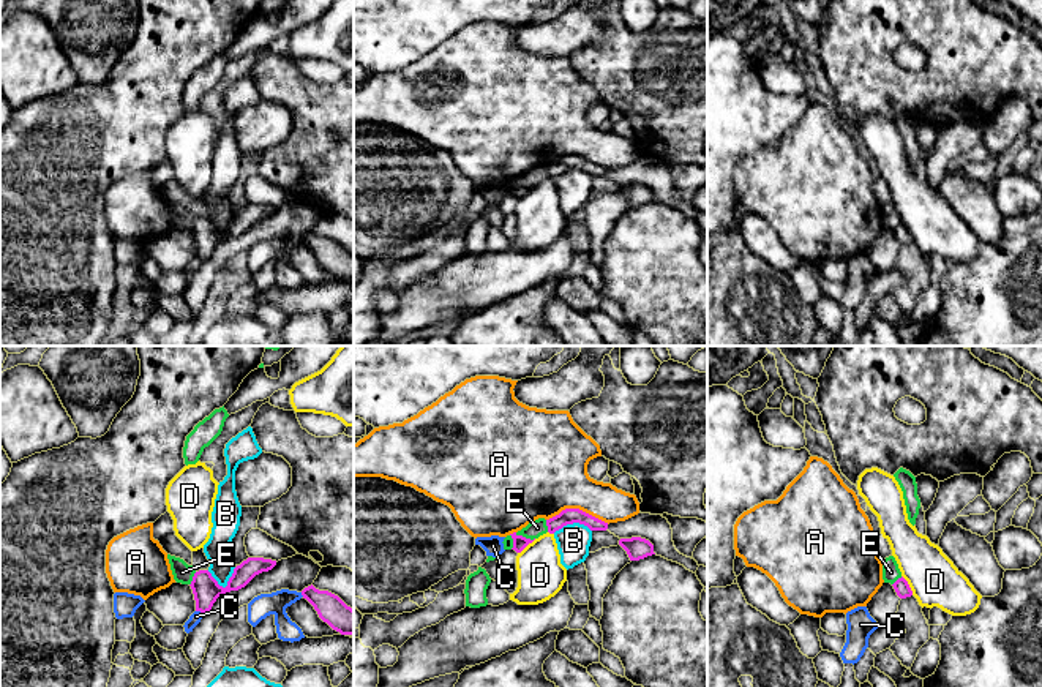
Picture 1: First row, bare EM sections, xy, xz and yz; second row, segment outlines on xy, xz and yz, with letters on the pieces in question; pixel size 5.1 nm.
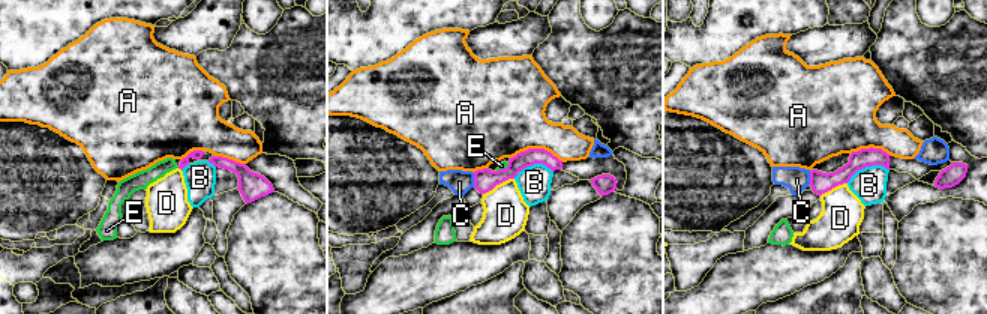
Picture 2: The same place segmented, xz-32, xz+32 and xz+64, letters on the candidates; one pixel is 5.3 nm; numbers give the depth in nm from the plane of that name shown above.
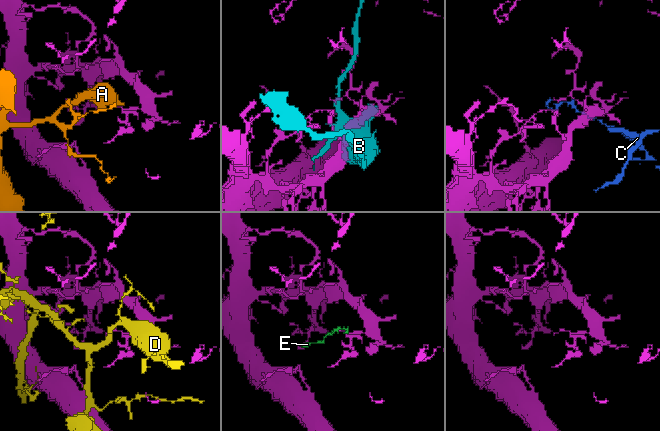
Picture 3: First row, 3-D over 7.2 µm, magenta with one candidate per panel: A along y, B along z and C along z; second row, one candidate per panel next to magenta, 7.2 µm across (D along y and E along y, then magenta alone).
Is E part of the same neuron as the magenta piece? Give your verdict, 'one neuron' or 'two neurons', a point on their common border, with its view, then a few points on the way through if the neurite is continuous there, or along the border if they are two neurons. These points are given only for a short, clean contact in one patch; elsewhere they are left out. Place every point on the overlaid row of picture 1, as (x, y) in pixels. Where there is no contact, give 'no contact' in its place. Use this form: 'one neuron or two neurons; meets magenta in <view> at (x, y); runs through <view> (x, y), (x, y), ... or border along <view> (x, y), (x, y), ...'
two neurons; meets magenta in xz at (524, 537); border along xz (515, 533), (534, 539)

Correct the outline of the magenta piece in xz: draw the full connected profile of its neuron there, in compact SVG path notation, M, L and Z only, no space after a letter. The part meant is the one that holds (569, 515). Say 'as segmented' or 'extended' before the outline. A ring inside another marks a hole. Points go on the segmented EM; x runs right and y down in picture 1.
as segmented; M565 509L559 515L546 520L548 532L554 534L567 524L579 523L587 526L590 531L606 531L608 523L579 510L579 509Z

